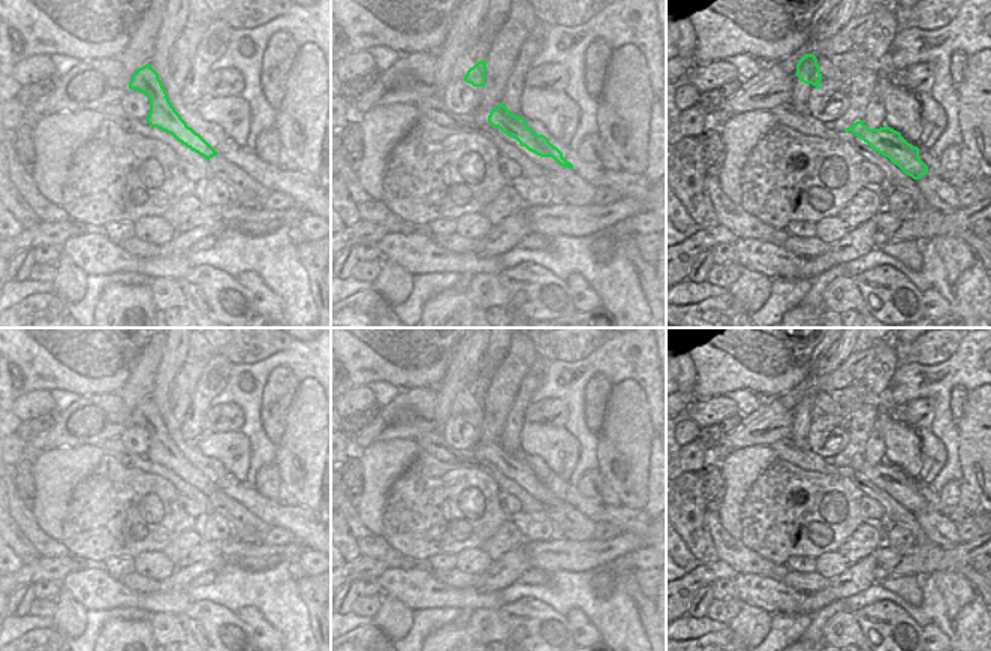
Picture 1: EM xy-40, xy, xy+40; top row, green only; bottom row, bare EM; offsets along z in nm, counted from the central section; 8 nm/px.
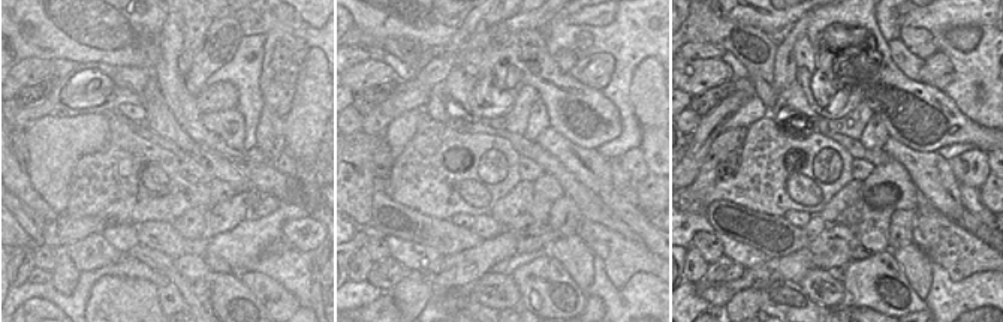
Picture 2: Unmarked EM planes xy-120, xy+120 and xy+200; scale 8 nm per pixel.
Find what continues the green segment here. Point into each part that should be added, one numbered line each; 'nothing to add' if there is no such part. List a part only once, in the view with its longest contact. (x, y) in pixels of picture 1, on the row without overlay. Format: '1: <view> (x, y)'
nothing to add

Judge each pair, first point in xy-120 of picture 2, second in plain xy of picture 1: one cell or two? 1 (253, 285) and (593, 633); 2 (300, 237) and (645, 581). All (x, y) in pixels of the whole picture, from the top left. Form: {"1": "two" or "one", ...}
{"1": "one", "2": "two"}

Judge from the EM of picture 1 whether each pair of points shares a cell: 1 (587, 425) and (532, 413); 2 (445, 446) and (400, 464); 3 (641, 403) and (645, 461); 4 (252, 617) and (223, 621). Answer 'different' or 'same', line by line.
1: different
2: different
3: same
4: different

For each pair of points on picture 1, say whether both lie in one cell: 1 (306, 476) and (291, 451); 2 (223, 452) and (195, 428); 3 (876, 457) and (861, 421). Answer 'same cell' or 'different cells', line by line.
1: same cell
2: different cells
3: same cell

